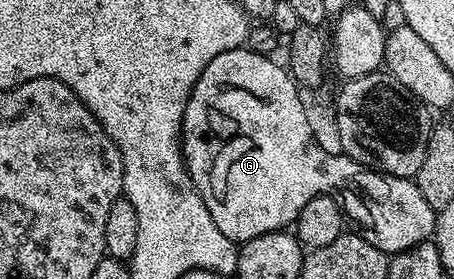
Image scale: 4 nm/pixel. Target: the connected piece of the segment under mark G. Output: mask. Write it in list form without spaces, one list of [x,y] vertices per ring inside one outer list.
[[[249,46],[216,54],[216,58],[208,62],[204,74],[200,74],[186,103],[180,137],[182,158],[186,161],[194,188],[200,198],[204,198],[208,214],[212,214],[212,222],[220,226],[220,234],[235,242],[245,242],[260,234],[281,232],[293,225],[300,210],[304,210],[305,203],[312,198],[347,192],[350,196],[362,196],[363,204],[354,208],[354,224],[358,227],[355,229],[372,242],[376,250],[393,254],[427,243],[434,235],[436,210],[428,206],[417,183],[405,176],[389,176],[365,168],[345,154],[333,156],[325,152],[314,140],[310,116],[302,105],[303,93],[289,71],[276,60],[261,56]]]

